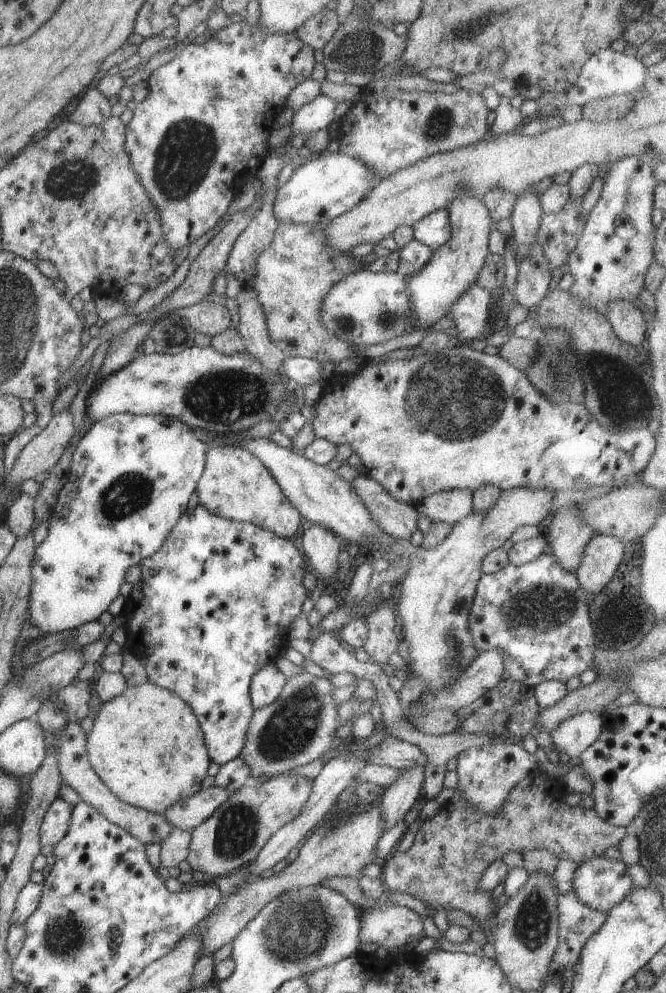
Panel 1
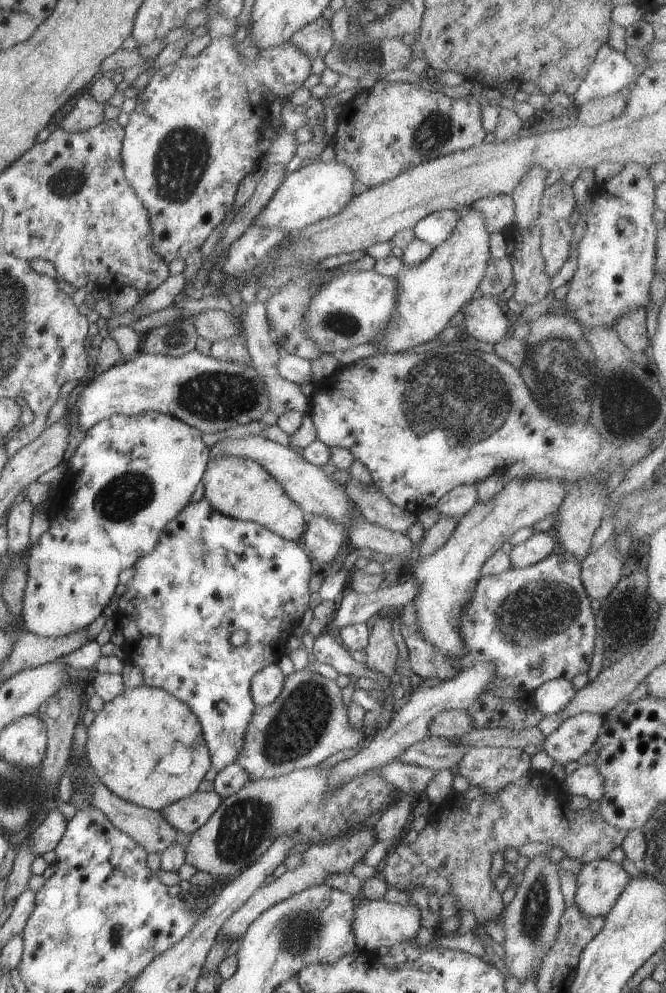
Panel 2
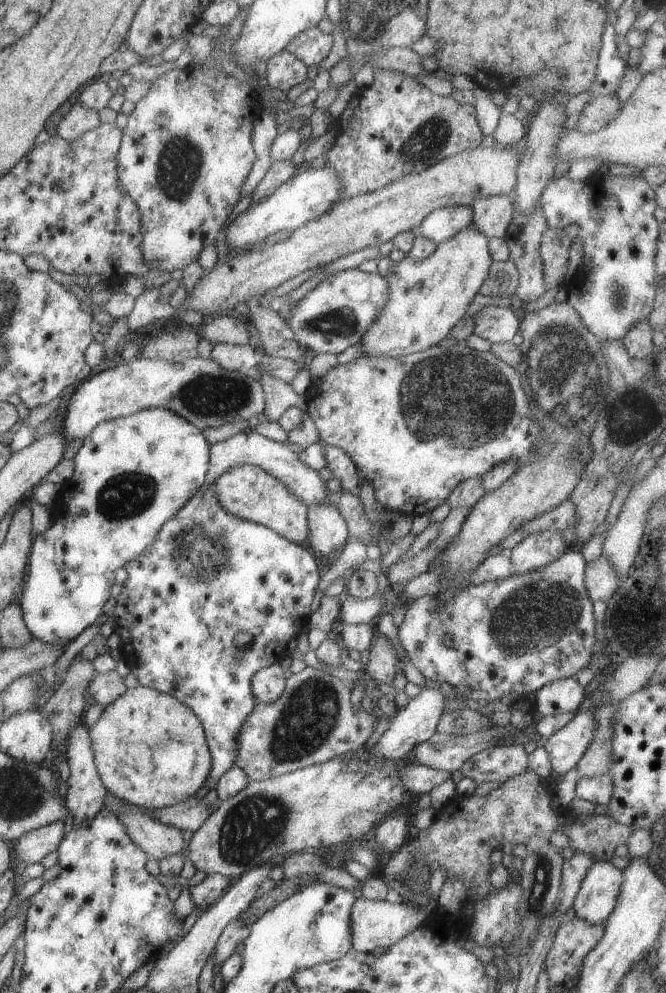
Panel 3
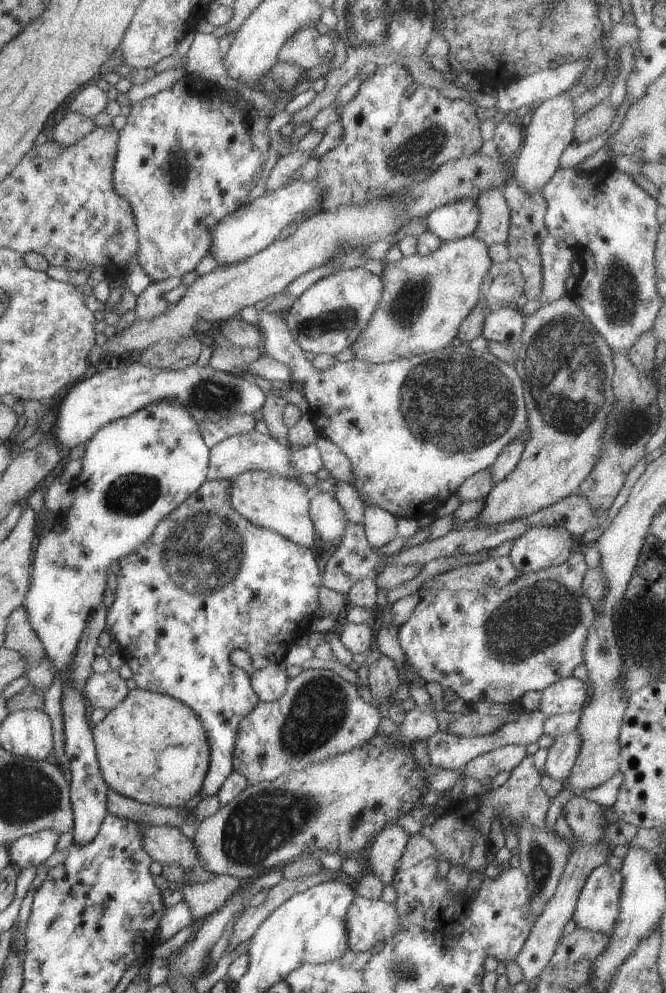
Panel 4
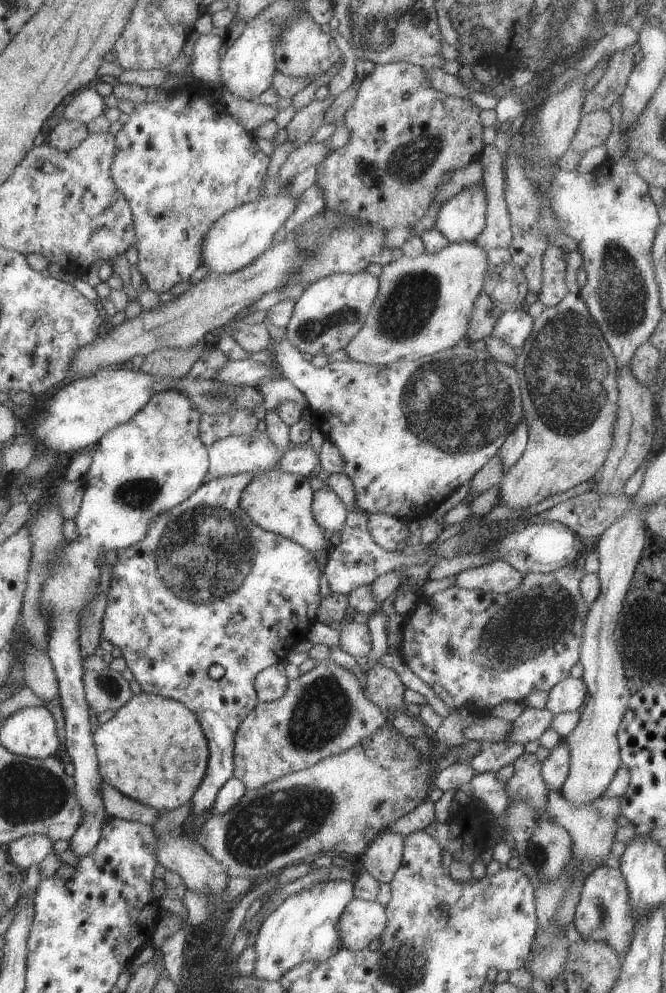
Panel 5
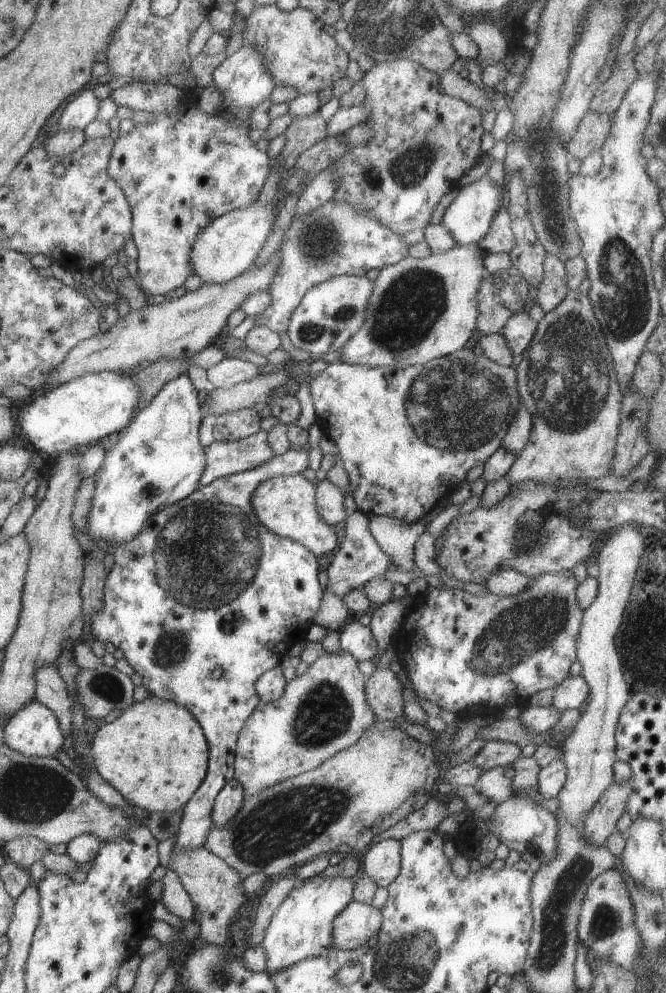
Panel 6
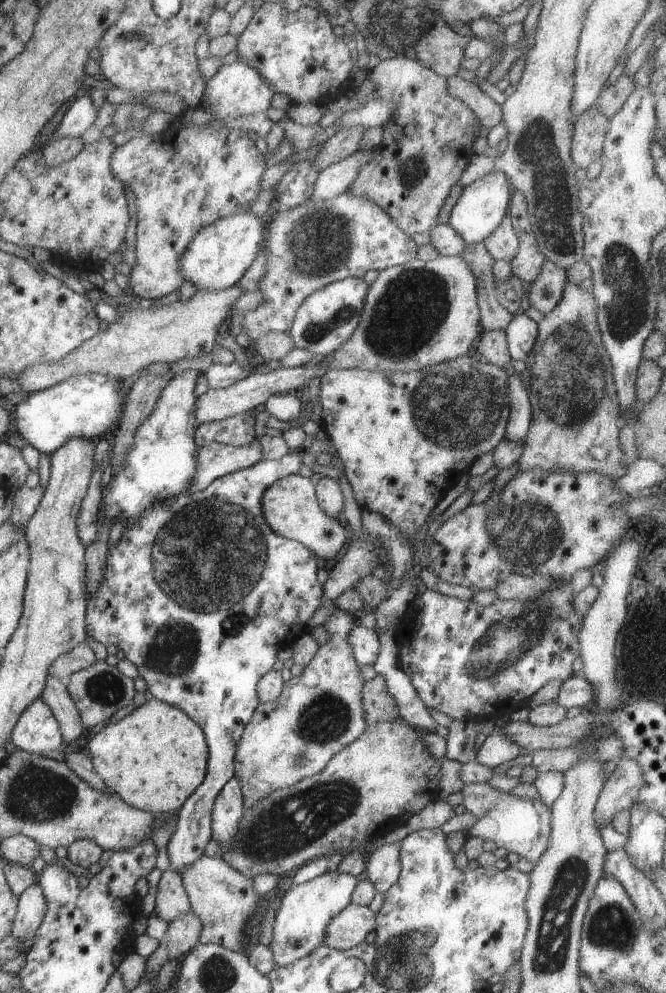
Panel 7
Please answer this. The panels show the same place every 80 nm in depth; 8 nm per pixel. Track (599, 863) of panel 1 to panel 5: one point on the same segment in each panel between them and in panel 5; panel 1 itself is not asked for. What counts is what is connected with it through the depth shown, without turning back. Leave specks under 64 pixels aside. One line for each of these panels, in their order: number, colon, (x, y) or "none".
2: (600, 882)
3: (597, 897)
4: (597, 906)
5: (603, 913)

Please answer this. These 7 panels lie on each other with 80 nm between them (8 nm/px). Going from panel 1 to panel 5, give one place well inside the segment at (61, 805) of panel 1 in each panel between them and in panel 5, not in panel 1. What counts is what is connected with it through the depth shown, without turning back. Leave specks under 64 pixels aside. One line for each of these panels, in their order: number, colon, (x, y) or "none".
2: (46, 835)
3: (33, 847)
4: (31, 850)
5: (27, 851)

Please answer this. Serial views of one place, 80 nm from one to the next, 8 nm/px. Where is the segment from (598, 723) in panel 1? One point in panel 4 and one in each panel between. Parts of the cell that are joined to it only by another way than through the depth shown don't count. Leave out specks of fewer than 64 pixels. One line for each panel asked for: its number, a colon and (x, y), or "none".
2: (576, 735)
3: (565, 748)
4: (563, 753)

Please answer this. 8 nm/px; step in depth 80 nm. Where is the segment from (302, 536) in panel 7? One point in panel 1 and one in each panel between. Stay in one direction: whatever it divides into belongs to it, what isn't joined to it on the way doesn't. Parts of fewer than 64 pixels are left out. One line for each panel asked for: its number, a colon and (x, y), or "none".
1: (235, 485)
2: (239, 488)
3: (247, 492)
4: (281, 504)
5: (278, 502)
6: (285, 505)

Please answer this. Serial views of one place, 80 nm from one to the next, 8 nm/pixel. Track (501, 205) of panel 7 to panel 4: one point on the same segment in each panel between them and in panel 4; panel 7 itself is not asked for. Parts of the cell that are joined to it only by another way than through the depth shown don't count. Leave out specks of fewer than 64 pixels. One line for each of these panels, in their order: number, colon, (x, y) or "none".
4: (456, 220)
5: (462, 218)
6: (469, 217)

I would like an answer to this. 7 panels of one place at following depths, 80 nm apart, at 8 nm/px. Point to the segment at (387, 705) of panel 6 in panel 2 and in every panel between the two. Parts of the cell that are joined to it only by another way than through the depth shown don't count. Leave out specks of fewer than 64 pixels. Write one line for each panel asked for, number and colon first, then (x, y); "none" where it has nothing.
2: (382, 653)
3: (380, 662)
4: (383, 679)
5: (384, 689)

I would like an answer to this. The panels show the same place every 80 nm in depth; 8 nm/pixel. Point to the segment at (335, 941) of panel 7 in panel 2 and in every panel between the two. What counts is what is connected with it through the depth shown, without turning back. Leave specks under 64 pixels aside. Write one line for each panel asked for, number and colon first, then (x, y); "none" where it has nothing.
2: (377, 923)
3: (374, 924)
4: (368, 921)
5: (362, 921)
6: (357, 922)

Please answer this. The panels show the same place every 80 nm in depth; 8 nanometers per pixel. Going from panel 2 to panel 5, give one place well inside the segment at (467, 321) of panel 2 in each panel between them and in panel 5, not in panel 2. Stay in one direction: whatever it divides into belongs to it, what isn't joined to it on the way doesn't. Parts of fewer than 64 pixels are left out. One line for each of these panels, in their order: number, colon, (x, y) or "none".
3: (497, 325)
4: (504, 325)
5: (513, 327)

